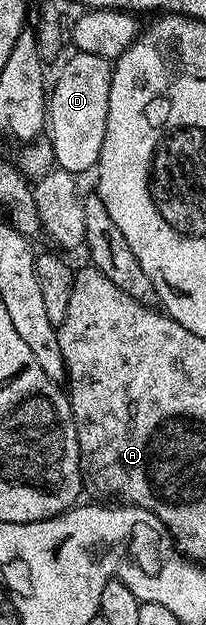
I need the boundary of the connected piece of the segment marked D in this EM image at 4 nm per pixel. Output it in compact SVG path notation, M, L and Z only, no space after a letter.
M76 51L66 59L46 99L46 138L52 144L55 166L80 177L83 171L91 172L95 168L100 156L101 143L105 137L106 113L110 109L113 64L98 57L98 53L85 51Z

